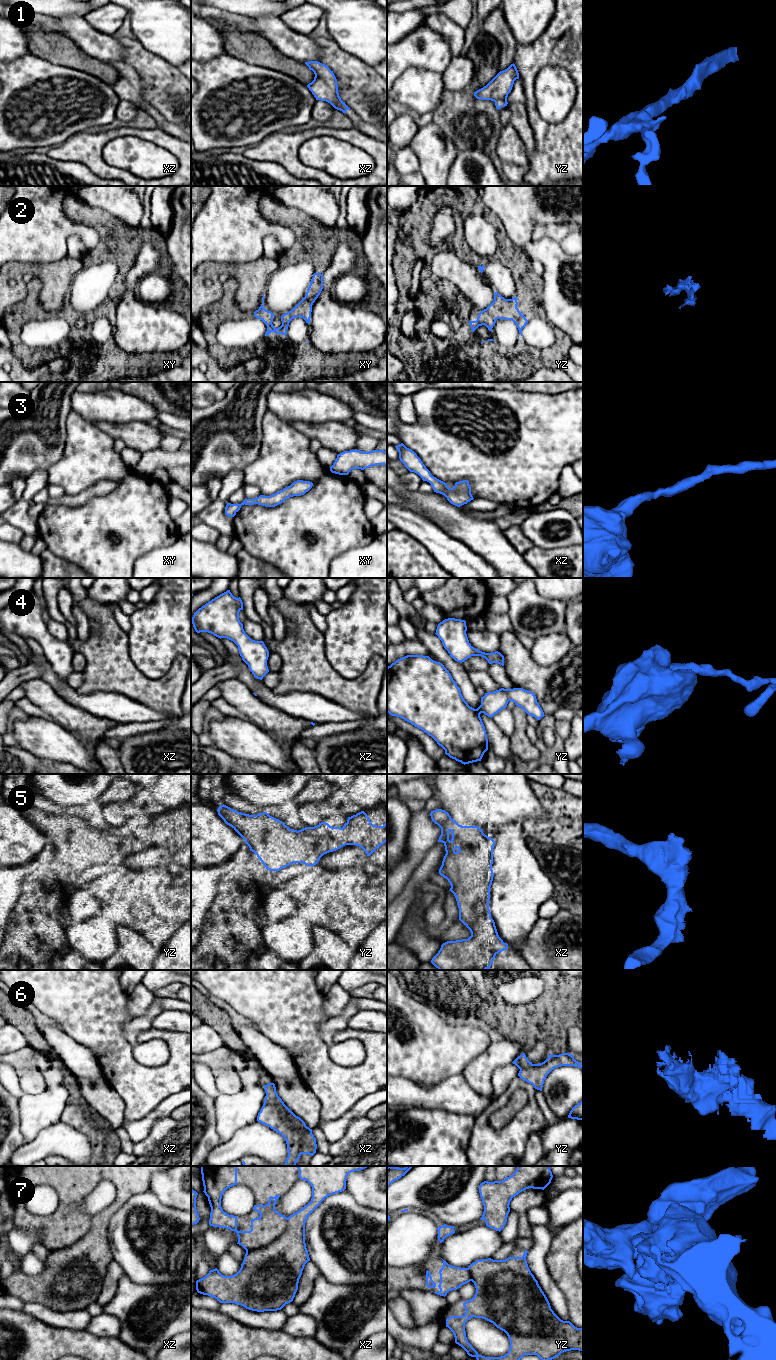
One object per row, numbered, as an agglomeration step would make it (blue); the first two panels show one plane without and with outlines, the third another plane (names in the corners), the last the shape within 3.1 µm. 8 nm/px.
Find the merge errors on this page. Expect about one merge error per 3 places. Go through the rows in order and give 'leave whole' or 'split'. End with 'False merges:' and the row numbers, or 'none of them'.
1: split
2: leave whole
3: leave whole
4: leave whole
5: leave whole
6: leave whole
7: leave whole
False merges: 1

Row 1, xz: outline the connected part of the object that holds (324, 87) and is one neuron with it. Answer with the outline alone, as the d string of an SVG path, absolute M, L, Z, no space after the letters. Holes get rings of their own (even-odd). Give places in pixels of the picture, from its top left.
M309 61L305 64L315 74L314 80L307 85L316 100L326 101L335 109L336 105L345 106L338 93L337 79L328 66L318 61Z

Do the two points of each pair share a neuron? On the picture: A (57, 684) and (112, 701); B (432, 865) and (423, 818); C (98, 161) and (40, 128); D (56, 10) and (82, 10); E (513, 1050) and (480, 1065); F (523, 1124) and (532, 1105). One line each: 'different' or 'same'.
A: same
B: different
C: different
D: same
E: same
F: same

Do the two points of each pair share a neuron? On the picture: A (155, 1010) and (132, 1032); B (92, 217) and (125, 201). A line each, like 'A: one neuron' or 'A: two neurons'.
A: one neuron
B: two neurons

